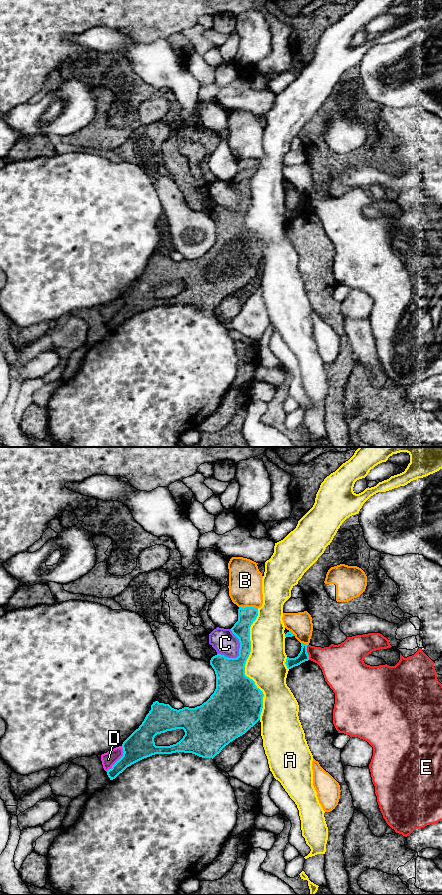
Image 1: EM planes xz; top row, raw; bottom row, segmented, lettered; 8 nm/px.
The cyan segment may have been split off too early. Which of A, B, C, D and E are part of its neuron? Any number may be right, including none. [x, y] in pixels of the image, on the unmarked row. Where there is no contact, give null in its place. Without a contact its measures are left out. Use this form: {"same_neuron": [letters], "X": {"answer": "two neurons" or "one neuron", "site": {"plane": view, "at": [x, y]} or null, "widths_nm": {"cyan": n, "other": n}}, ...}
{"same_neuron": ["D"], "A": {"answer": "two neurons", "site": {"plane": "xz", "at": [244, 217]}, "widths_nm": {"cyan": 360, "other": 300}}, "B": {"answer": "two neurons", "site": {"plane": "xz", "at": [248, 159]}, "widths_nm": {"cyan": 140, "other": 280}}, "C": {"answer": "two neurons", "site": {"plane": "xz", "at": [240, 196]}, "widths_nm": {"cyan": 240, "other": 190}}, "D": {"answer": "one neuron", "site": {"plane": "xz", "at": [119, 311]}, "widths_nm": {"cyan": 220, "other": 120}}, "E": {"answer": "two neurons", "site": {"plane": "xz", "at": [306, 204]}, "widths_nm": {"cyan": 90, "other": 260}}}

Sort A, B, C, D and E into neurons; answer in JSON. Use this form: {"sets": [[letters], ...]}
{"sets": [["A"], ["B"], ["C"], ["D"], ["E"]]}

